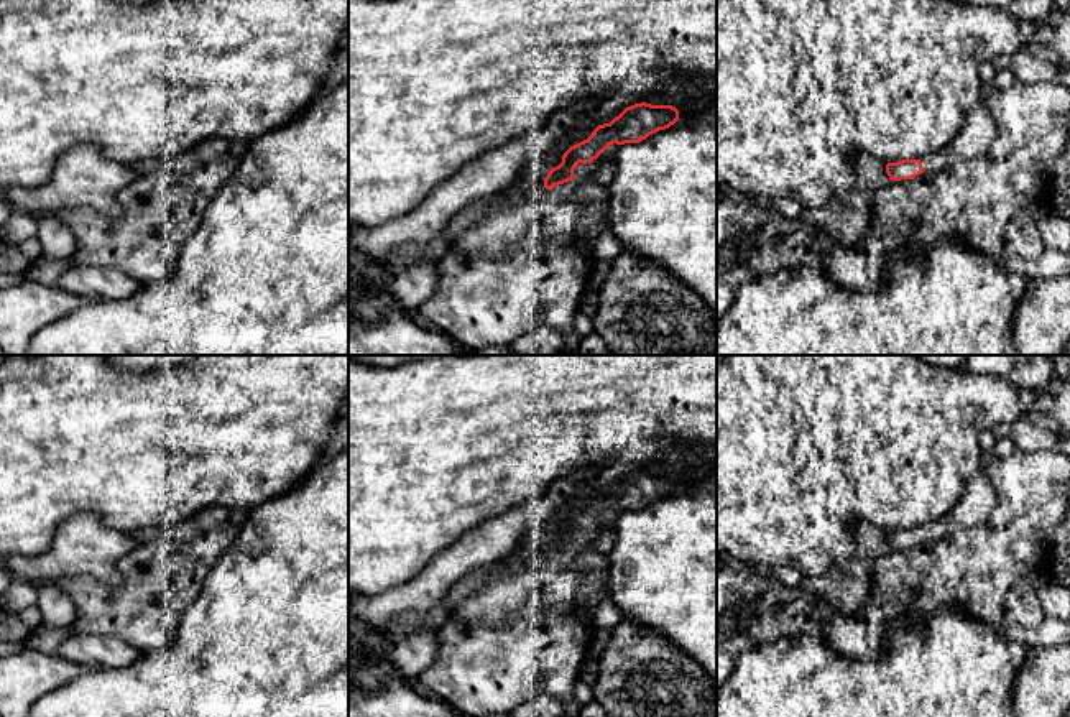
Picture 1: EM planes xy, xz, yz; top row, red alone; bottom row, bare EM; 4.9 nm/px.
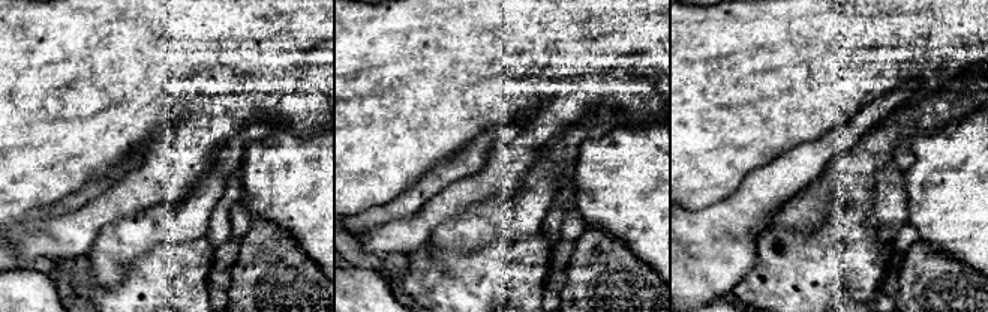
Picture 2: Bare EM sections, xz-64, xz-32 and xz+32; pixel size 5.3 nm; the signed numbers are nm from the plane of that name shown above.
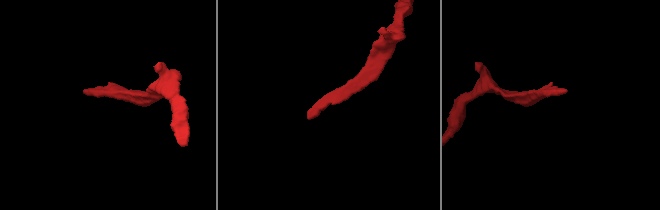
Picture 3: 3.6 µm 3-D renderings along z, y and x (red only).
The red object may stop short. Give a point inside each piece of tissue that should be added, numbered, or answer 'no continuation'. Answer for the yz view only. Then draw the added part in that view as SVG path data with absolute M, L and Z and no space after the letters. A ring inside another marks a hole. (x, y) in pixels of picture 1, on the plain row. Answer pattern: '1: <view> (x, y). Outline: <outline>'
1: yz (973, 508). Outline: M980 469L968 479L958 502L940 520L920 528L922 536L930 541L945 538L958 530L978 528L991 518L996 502L998 495L993 483Z

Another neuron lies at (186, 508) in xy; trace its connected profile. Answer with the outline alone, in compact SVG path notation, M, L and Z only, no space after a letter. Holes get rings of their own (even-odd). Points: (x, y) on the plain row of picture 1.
M108 355L5 357L0 363L0 567L10 556L36 556L51 548L56 528L71 515L90 511L125 533L169 530L209 507L253 510L291 490L316 467L335 433L335 413L348 393L348 355L197 355L184 365L146 373L118 370Z

